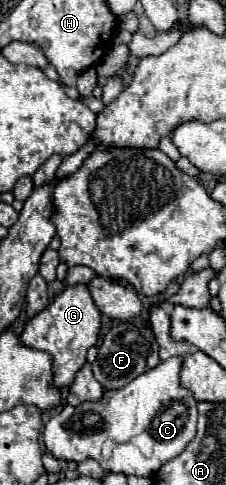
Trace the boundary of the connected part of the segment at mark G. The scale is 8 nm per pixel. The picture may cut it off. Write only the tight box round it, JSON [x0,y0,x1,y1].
[19,285,101,389]

